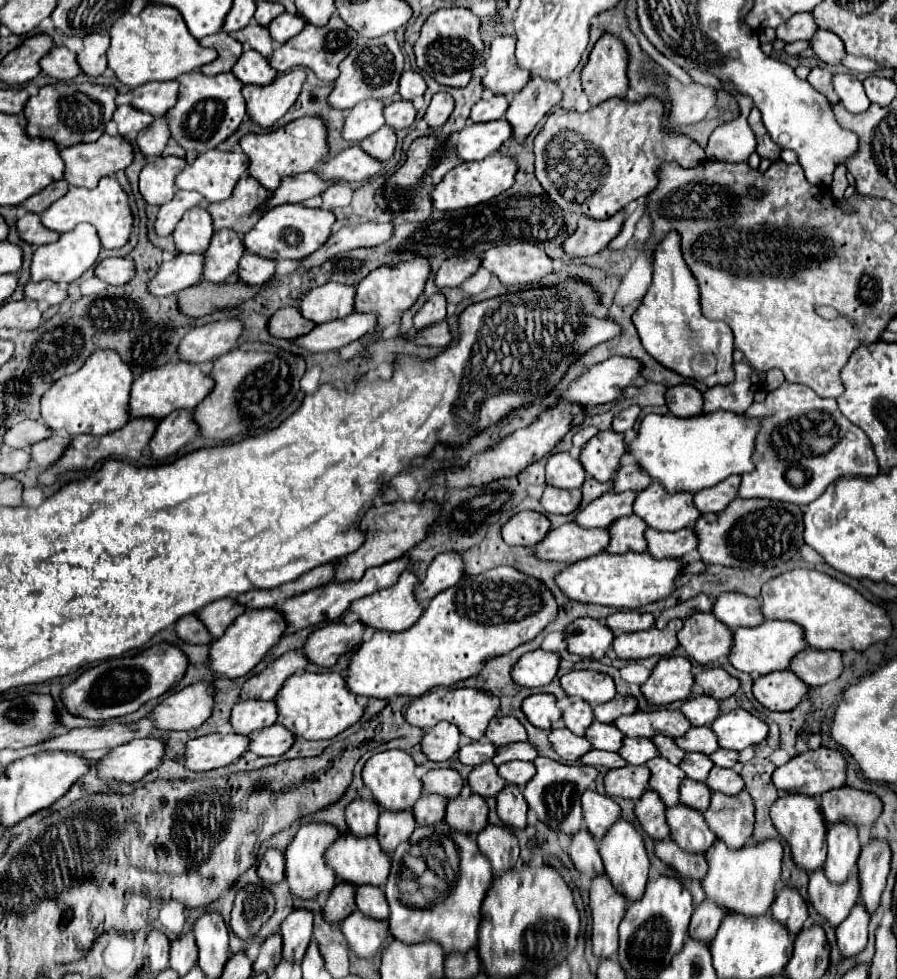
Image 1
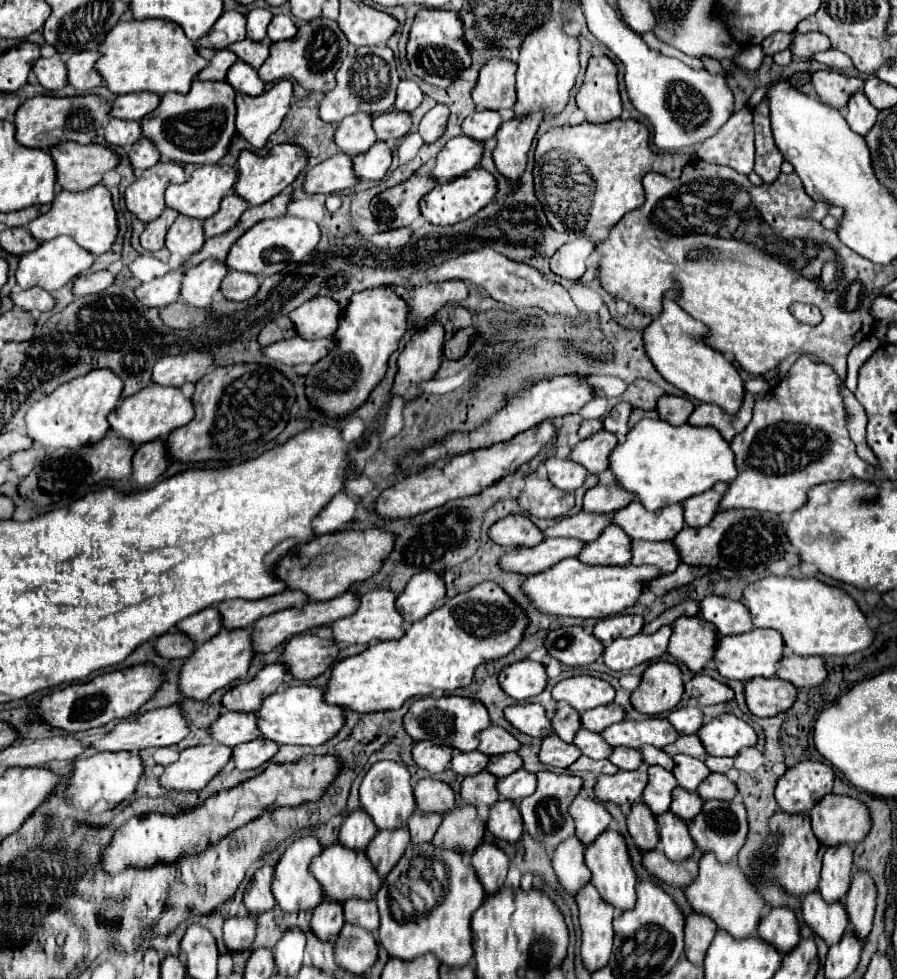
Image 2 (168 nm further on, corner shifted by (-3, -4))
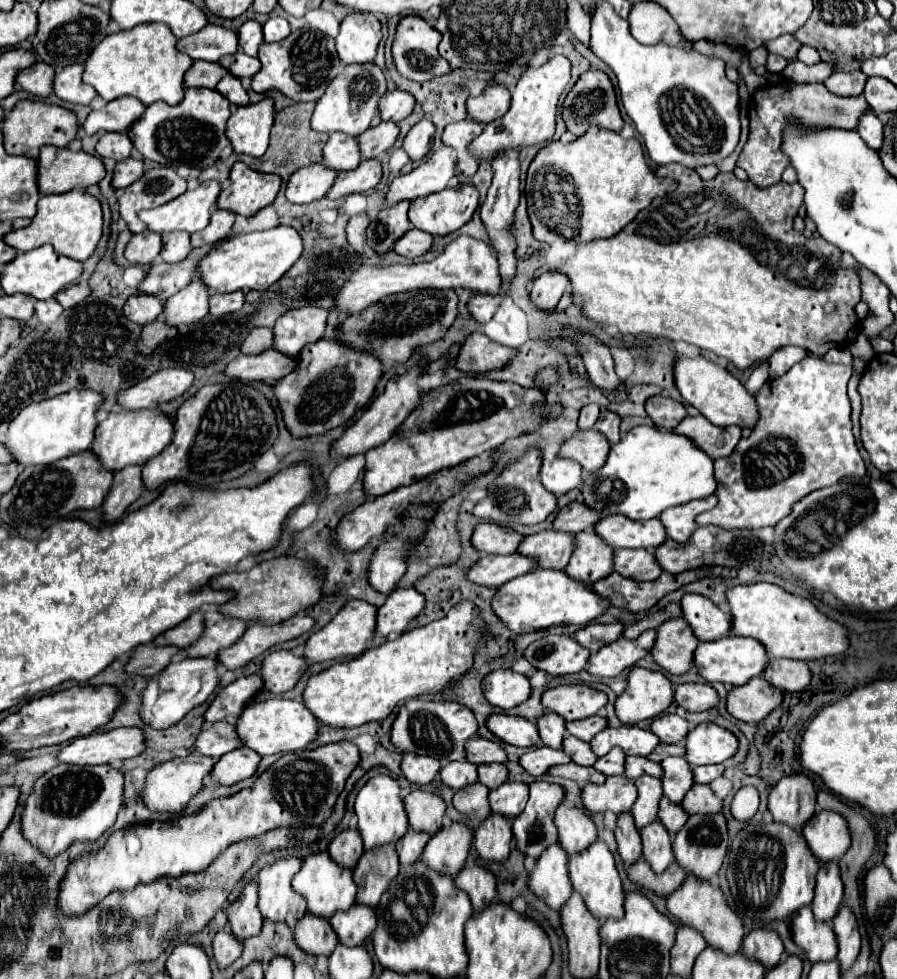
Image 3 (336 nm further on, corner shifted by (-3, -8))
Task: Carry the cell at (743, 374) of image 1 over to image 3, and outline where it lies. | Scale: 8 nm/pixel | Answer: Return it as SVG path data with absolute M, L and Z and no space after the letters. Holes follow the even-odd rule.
M704 415L686 417L674 429L674 433L680 433L680 435L690 437L712 459L728 457L734 451L734 447L738 445L740 437L742 437L742 429L738 425L732 425L732 427L726 427L726 429L720 431L720 427L712 425Z

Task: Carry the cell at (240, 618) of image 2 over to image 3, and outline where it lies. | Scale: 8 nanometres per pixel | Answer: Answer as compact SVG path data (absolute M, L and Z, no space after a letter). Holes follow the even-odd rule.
M218 607L208 609L204 613L204 619L206 631L192 647L188 647L190 657L214 657L220 649L226 649L236 643L238 637L244 635L244 631L248 629L246 621L224 617Z

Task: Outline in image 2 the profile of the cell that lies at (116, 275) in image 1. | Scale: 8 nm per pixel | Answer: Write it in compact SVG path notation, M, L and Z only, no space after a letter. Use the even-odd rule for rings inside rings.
M98 271L98 273L84 273L80 275L74 283L72 283L72 293L76 297L82 297L82 295L92 295L92 293L98 293L102 289L106 289L108 285L112 285L114 281L114 275L110 271Z

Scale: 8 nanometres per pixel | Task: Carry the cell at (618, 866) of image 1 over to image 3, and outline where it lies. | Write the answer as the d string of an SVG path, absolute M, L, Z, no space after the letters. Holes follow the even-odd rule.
M596 841L586 851L578 853L576 857L570 857L568 871L570 871L574 891L578 891L584 897L584 903L588 905L590 913L596 919L606 921L610 917L614 917L614 919L624 917L624 897L626 895L622 889L622 881L620 881L620 873L616 869L614 855L610 853L610 849L604 841Z

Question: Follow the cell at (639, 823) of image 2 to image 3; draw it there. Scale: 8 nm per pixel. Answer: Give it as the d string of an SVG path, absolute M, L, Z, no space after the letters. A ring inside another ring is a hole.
M622 813L618 817L618 827L616 827L616 841L618 841L618 851L624 861L624 865L632 865L638 859L642 859L642 845L640 845L640 831L636 829L632 813Z

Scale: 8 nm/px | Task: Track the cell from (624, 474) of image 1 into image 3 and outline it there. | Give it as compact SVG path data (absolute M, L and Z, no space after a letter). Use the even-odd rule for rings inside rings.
M572 501L564 509L558 511L554 519L554 529L558 531L568 531L568 533L580 533L592 529L596 521L600 521L602 513L592 513L588 505L580 505L580 501Z

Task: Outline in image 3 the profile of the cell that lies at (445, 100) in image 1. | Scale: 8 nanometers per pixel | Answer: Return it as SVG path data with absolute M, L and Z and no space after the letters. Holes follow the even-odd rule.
M428 119L418 121L410 129L410 133L406 135L404 145L402 145L402 149L410 155L410 159L424 159L428 155L430 143L432 143L432 137L434 137L434 131L436 131L436 127Z

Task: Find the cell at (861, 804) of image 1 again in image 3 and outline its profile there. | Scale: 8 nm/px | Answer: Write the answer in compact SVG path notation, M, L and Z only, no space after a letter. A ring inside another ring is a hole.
M826 809L818 811L812 821L808 821L802 835L820 861L840 859L852 843L848 821L840 813Z

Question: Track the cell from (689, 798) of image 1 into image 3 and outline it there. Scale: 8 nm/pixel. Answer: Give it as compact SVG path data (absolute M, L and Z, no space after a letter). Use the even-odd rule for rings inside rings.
M664 797L664 801L660 801L658 819L664 823L664 827L670 831L670 835L676 835L676 831L680 831L684 827L688 817L690 815L684 811L684 807L676 805L674 801L668 801L668 797Z

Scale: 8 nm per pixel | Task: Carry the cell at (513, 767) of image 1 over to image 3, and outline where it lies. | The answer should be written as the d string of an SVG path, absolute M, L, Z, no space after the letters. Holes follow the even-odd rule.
M506 781L498 789L492 789L488 799L490 799L492 811L502 813L504 817L516 817L526 807L526 801L528 801L528 785L526 783Z

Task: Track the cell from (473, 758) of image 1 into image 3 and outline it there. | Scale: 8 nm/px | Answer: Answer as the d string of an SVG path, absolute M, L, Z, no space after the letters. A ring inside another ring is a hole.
M466 759L464 761L450 761L440 769L440 779L442 779L444 785L458 791L458 789L478 781L478 771L476 769L478 767L472 765L470 761L466 761Z

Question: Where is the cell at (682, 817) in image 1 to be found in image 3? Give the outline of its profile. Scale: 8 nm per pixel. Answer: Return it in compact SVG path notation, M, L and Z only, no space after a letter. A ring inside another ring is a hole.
M652 821L640 833L644 845L644 859L656 873L662 873L664 869L668 869L670 863L674 863L670 833L664 829L664 825L660 825L660 821Z

